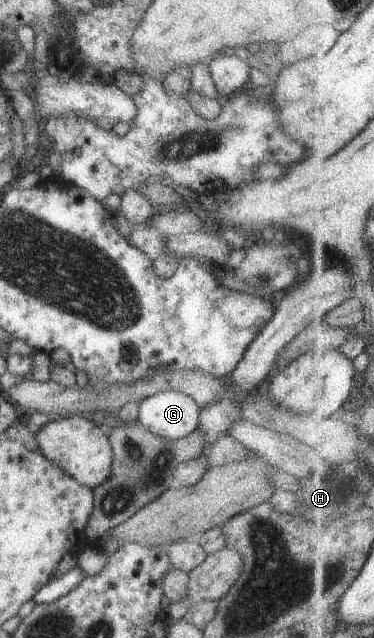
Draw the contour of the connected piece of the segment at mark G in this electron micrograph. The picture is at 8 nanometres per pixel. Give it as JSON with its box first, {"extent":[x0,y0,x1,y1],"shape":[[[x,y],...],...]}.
{"extent":[136,391,200,439],"shape":[[[162,391],[139,402],[136,422],[153,435],[179,439],[198,428],[200,407],[185,394]]]}

